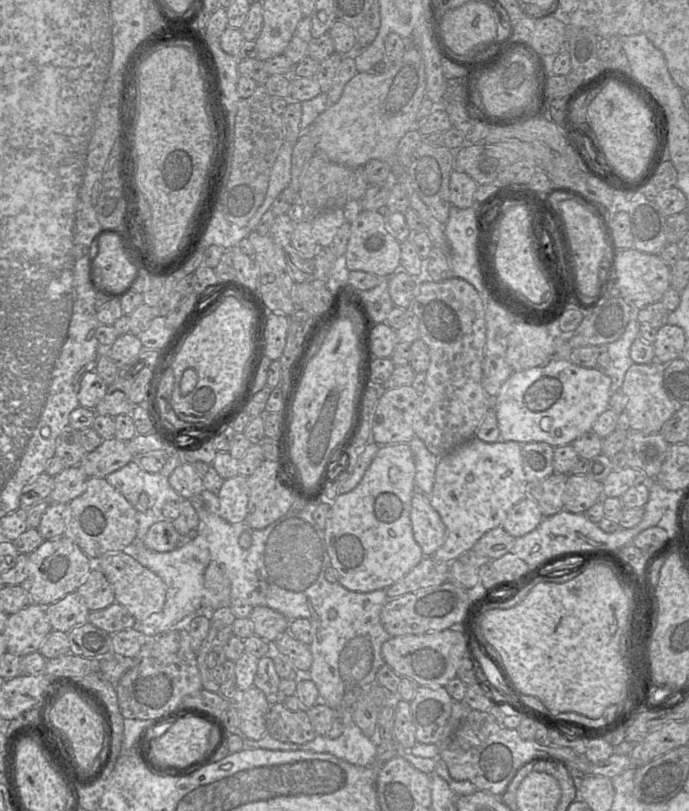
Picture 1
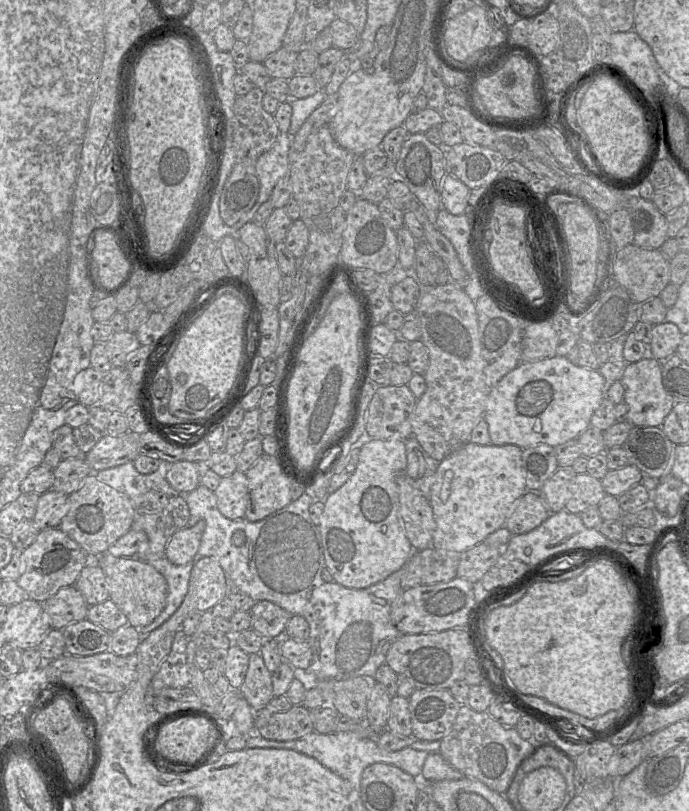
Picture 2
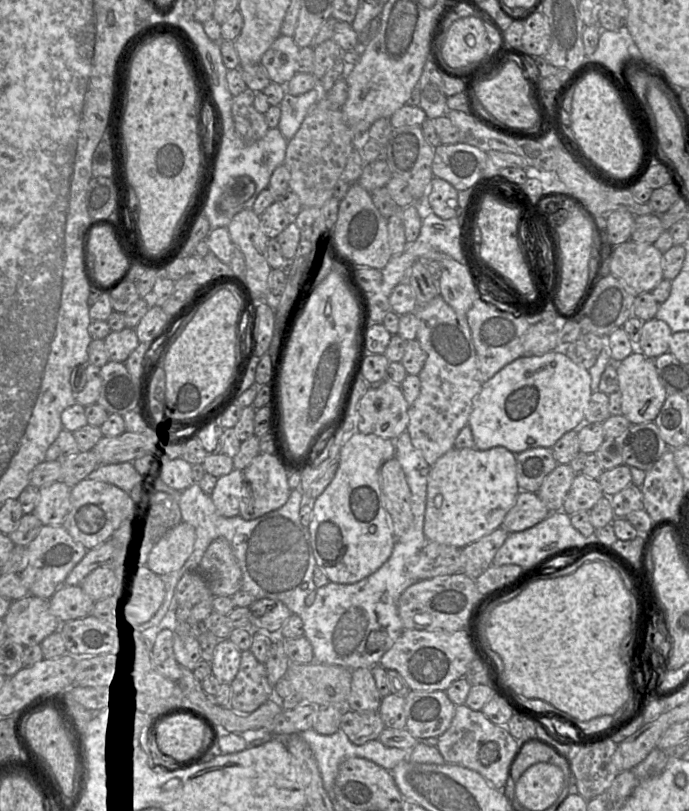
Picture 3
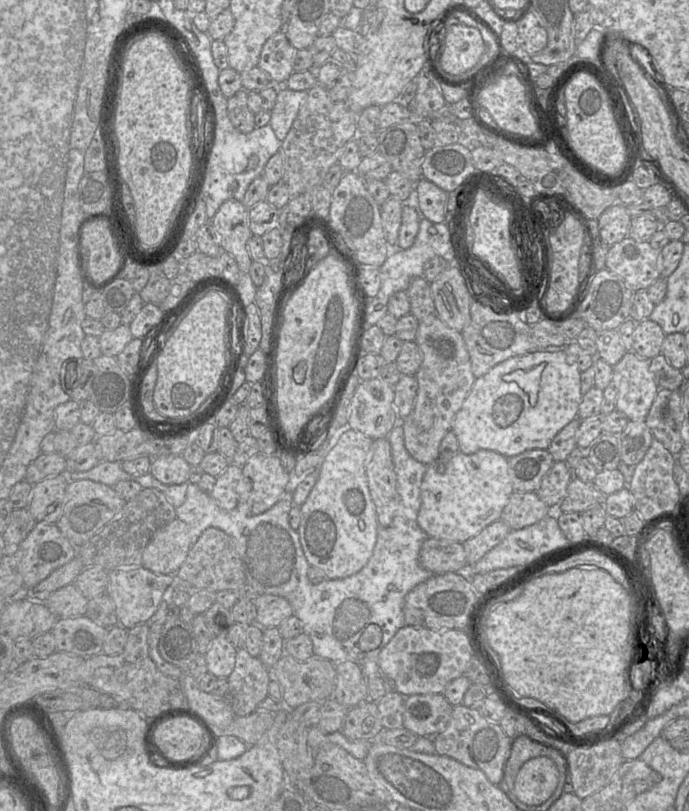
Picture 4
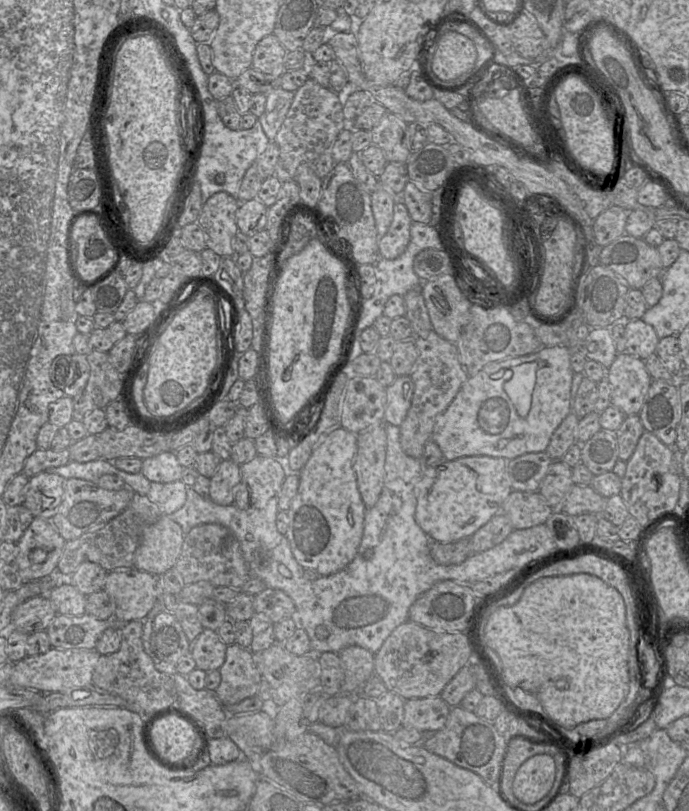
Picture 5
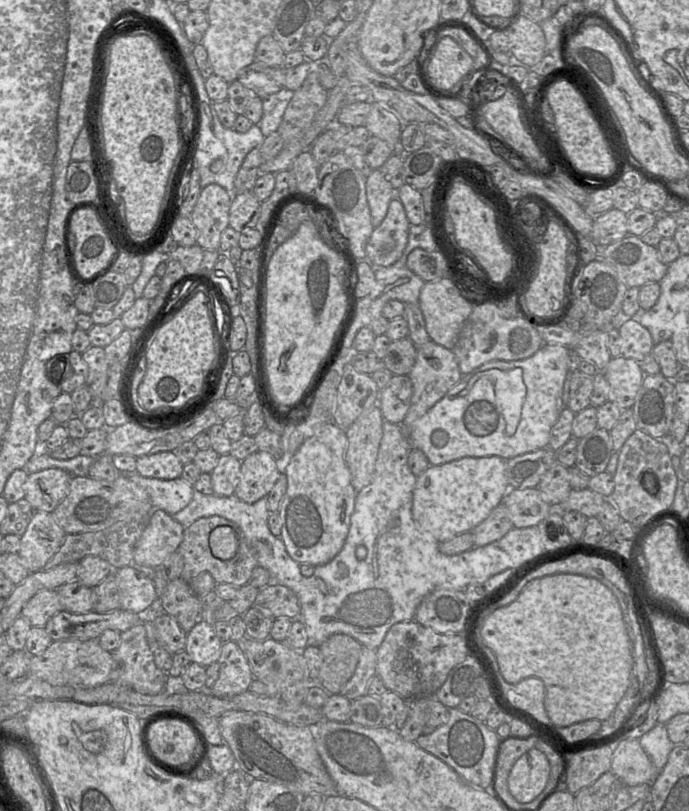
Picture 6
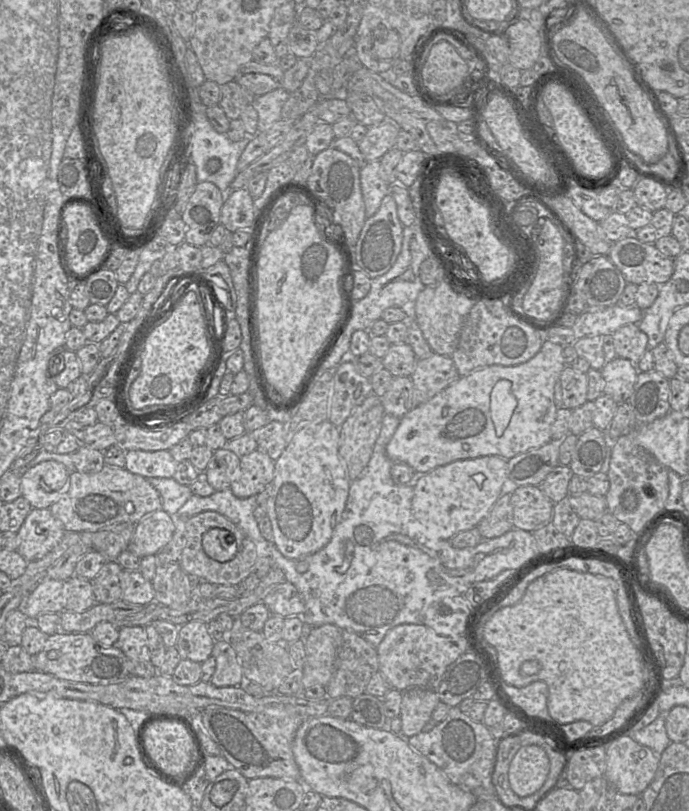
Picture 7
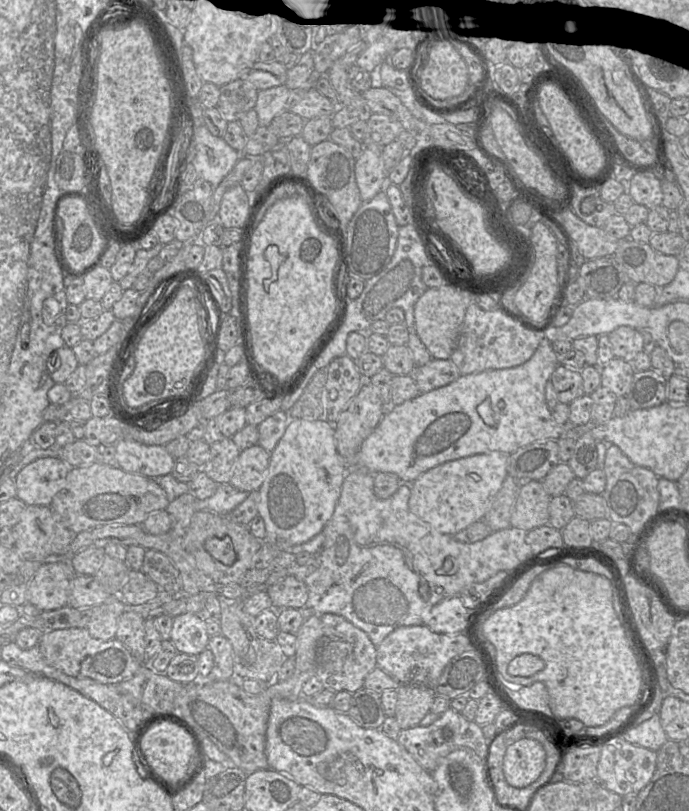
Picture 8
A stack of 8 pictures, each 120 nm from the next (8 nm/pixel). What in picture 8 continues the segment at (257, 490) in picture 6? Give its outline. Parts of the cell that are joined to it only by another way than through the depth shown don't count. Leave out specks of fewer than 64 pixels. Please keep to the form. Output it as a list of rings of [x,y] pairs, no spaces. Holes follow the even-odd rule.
[[[258,444],[242,450],[229,483],[240,491],[257,491],[266,478],[269,460],[270,453]]]

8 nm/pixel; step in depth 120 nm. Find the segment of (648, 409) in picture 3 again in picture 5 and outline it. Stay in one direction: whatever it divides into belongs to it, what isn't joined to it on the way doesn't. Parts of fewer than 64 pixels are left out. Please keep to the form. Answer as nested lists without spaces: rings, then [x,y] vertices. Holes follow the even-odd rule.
[[[618,353],[606,370],[606,378],[610,383],[611,405],[620,409],[626,416],[638,415],[653,381],[646,369],[645,361],[628,353]]]

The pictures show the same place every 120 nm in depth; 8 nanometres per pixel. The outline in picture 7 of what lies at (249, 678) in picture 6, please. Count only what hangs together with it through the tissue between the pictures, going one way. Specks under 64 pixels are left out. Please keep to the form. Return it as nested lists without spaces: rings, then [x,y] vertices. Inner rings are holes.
[[[228,639],[215,642],[212,656],[216,660],[216,669],[211,684],[216,687],[234,687],[244,682],[242,667]]]

